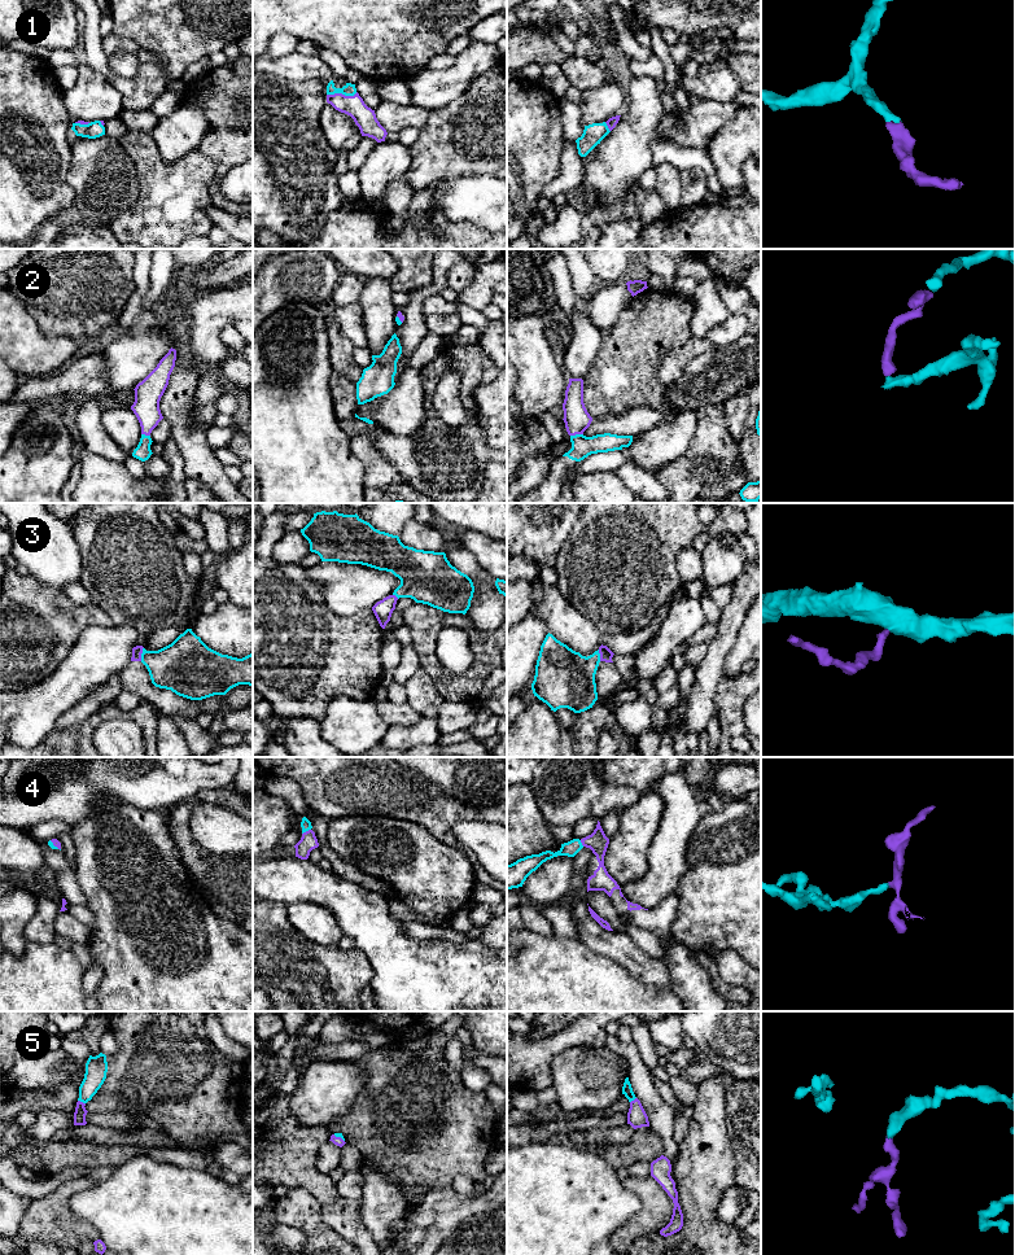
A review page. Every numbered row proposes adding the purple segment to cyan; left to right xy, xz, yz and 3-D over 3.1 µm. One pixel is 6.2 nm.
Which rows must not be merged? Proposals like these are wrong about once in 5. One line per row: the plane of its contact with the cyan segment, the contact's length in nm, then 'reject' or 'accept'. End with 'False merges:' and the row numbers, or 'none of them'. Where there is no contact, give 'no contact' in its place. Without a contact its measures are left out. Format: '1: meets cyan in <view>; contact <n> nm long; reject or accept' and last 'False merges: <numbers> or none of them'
1: meets cyan in xz; contact 190 nm long; accept
2: meets cyan in yz; contact 80 nm long; accept
3: meets cyan in xy; contact 90 nm long; reject
4: meets cyan in xz; contact 70 nm long; accept
5: meets cyan in xy; contact 50 nm long; accept
False merges: 3

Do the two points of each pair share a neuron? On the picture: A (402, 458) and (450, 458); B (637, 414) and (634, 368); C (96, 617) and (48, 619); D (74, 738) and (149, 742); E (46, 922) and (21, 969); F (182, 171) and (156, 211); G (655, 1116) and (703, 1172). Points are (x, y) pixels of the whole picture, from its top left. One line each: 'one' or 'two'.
A: one
B: two
C: one
D: one
E: two
F: one
G: two

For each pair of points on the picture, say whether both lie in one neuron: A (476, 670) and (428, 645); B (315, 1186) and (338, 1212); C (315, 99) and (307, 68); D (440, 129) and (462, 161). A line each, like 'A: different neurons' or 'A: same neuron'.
A: same neuron
B: different neurons
C: different neurons
D: same neuron

